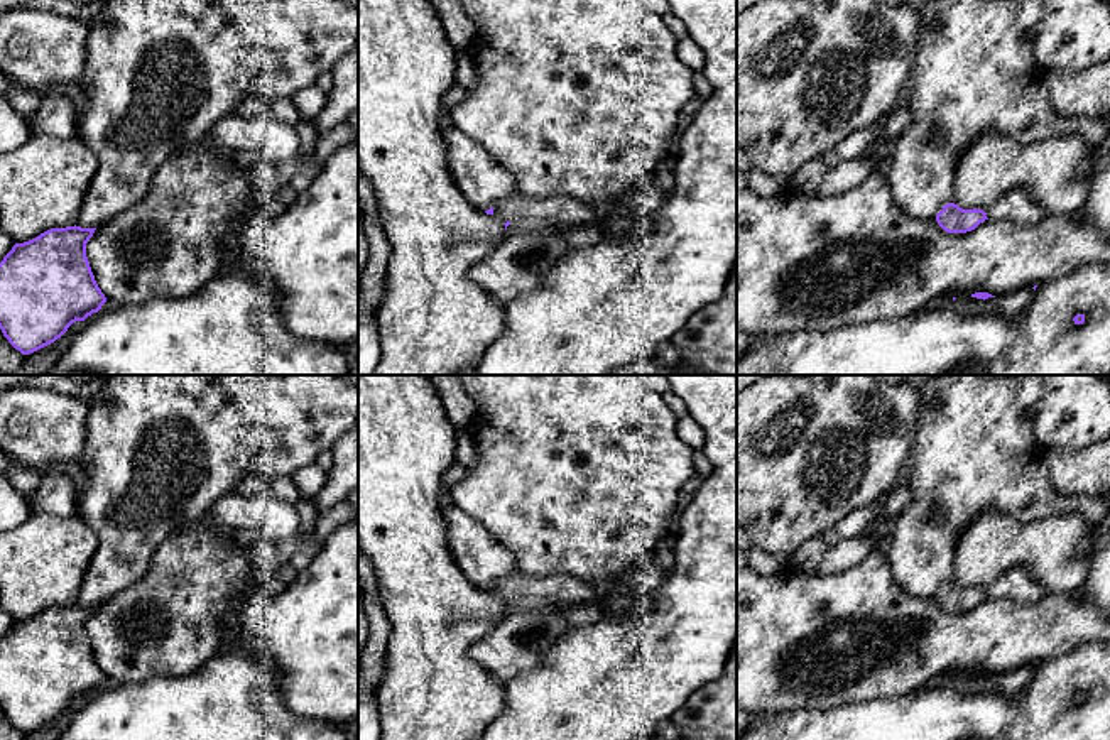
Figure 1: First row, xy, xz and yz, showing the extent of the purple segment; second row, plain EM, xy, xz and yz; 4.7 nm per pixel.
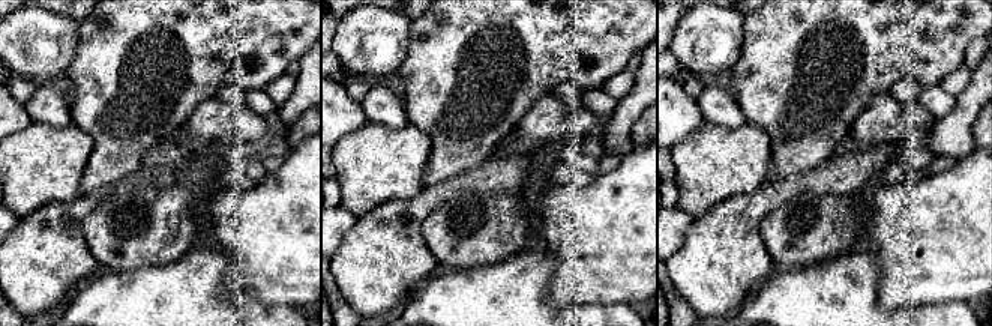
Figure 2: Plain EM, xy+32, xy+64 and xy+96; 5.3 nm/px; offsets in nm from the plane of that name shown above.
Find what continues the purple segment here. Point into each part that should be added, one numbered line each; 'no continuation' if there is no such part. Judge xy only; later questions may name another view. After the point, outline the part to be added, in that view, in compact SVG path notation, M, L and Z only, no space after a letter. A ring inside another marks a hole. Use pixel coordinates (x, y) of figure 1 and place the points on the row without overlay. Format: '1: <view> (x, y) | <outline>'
no continuation

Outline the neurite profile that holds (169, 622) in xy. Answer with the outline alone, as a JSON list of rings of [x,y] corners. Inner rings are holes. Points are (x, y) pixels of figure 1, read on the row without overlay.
[[[193,527],[171,534],[155,551],[142,579],[98,605],[86,635],[106,679],[117,684],[157,676],[186,676],[221,650],[221,622],[262,579],[258,552],[237,547],[225,534]]]

